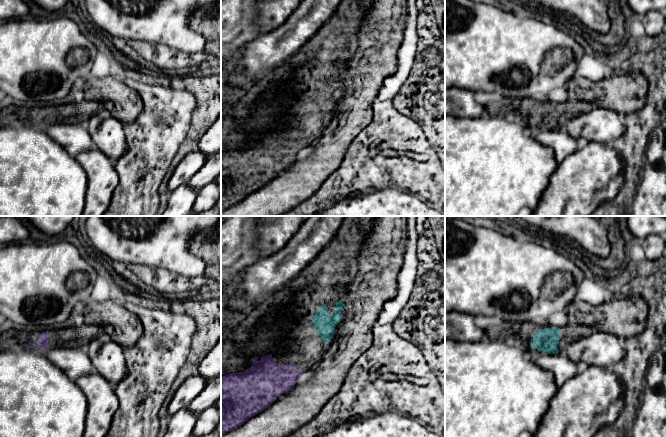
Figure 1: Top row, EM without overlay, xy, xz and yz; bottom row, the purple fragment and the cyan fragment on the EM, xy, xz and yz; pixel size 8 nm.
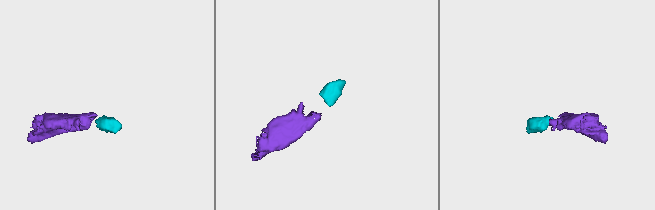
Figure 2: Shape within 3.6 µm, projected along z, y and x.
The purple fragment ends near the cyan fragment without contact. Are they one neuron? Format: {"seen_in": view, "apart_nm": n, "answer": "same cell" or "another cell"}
{"seen_in": "xz", "apart_nm": 260, "answer": "same cell"}

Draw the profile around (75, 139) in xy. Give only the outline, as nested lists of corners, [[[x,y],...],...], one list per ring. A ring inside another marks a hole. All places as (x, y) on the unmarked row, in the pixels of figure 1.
[[[39,124],[40,130],[48,134],[55,142],[60,144],[72,157],[95,148],[89,132],[83,125]]]

